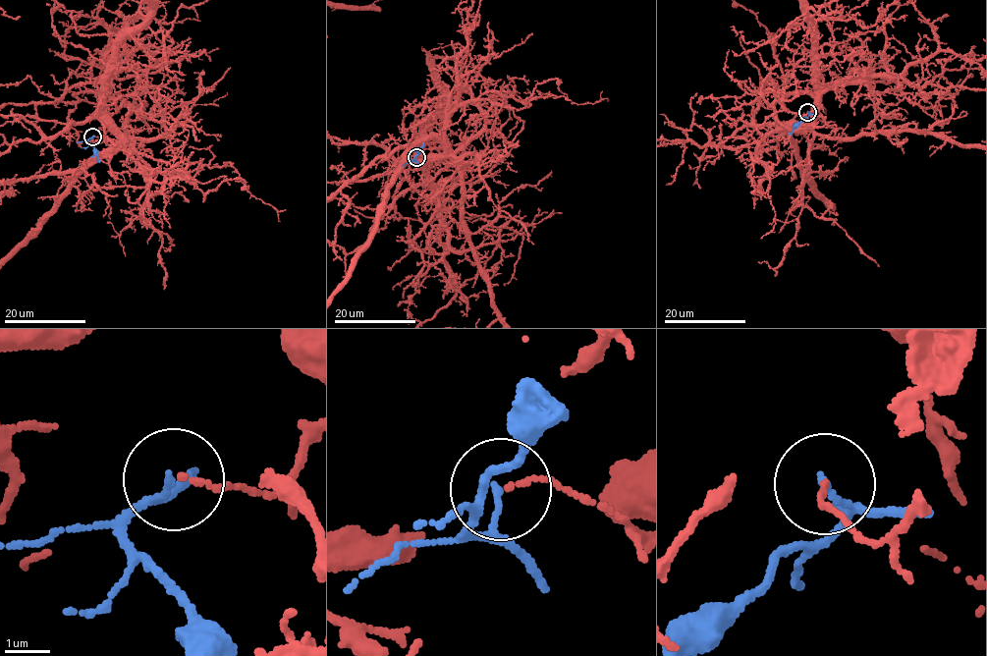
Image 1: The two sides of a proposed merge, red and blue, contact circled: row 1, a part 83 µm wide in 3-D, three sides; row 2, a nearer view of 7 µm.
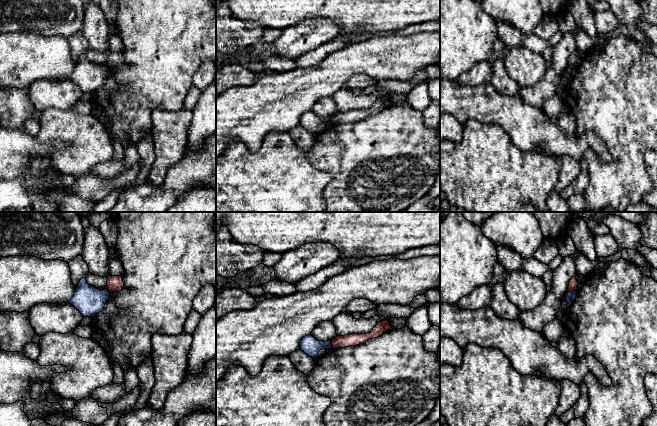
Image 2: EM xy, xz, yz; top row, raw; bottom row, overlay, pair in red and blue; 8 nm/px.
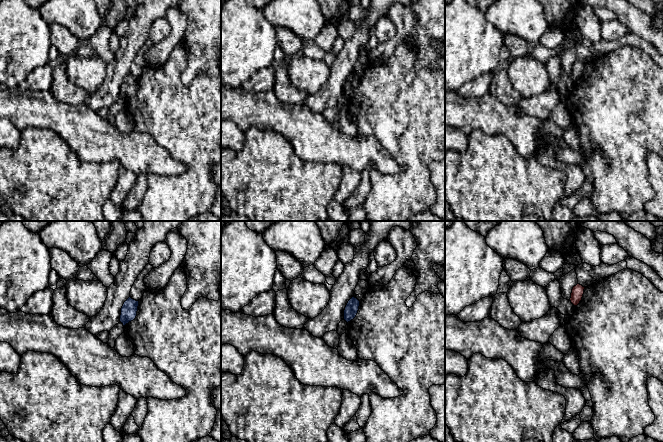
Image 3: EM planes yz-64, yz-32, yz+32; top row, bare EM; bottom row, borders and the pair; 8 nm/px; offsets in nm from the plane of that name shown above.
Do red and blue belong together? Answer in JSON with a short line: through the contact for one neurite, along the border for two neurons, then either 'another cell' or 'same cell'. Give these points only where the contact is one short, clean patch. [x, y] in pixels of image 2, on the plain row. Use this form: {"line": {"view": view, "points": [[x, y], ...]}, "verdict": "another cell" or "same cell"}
{"line": {"view": "yz", "points": [[576, 65], [568, 68]]}, "verdict": "another cell"}

